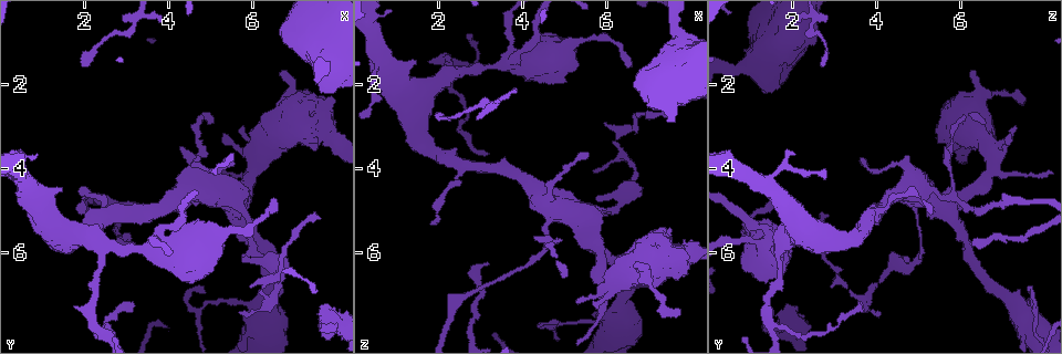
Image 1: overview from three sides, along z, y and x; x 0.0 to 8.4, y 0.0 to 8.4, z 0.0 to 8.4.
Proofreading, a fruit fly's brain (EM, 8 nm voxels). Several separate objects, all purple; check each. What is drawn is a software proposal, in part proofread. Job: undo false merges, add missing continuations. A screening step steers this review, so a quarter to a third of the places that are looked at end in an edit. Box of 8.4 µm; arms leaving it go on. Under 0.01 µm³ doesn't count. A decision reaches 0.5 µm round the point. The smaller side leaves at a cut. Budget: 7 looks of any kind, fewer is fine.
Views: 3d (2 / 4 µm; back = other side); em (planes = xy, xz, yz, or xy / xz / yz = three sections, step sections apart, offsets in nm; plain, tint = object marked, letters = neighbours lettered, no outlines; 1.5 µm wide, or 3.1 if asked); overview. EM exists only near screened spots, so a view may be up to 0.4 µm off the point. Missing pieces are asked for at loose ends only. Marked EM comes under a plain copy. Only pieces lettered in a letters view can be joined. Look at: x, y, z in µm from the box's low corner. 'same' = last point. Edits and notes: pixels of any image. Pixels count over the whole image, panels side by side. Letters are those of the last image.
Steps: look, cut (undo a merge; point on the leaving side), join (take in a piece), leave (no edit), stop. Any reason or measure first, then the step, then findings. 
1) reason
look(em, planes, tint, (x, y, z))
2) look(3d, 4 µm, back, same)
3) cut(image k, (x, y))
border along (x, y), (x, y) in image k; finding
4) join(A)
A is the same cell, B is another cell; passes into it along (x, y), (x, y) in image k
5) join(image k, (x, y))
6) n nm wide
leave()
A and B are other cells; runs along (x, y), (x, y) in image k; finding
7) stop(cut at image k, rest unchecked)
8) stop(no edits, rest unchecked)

an open end
look(3d, 4 µm, back, (6.65, 1.65, 6.25))

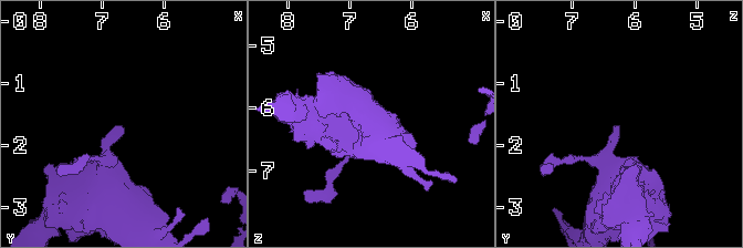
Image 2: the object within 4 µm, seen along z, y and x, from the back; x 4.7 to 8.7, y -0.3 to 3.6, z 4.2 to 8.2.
look(em, planes, letters, (6.70, 1.65, 6.25))

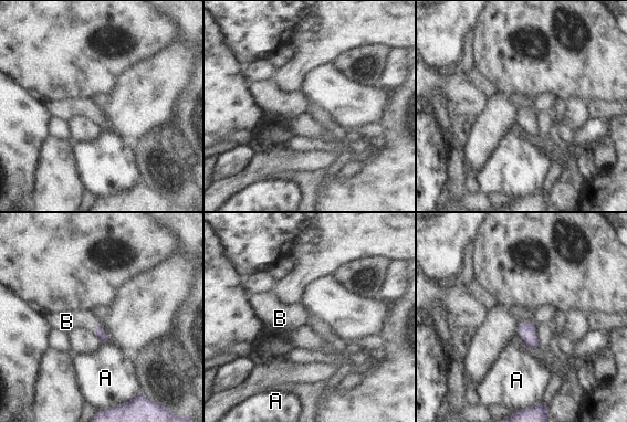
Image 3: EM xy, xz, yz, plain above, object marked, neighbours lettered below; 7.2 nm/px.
join(B)
B is the same cell, A is another cell; passes into it along (100, 330), (96, 327), (66, 322) in image 3; it goes on there

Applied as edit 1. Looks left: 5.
see it whole again
look(overview)

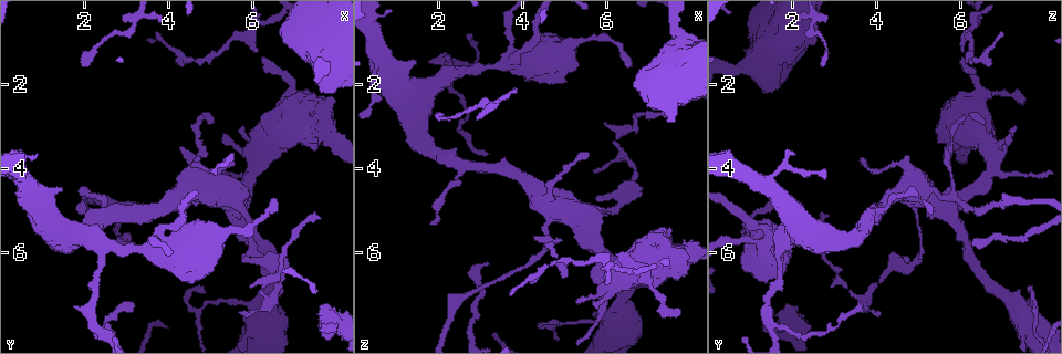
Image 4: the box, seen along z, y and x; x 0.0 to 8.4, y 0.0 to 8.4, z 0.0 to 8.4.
sharp bend
look(em, planes, letters, (2.15, 7.70, 1.50))

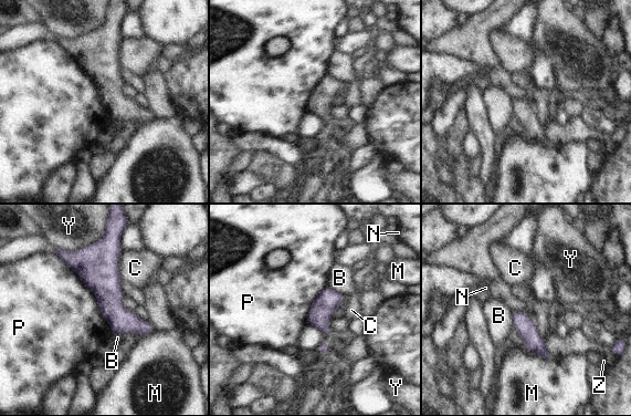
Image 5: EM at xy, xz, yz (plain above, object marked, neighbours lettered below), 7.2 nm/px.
leave()
B, C, M, N, P, Y and Z are other cells; border along (54, 251), (94, 294), (112, 332) in image 5; all the same neuron

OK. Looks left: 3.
three-way junction
look(em, planes, tint, (2.55, 5.00, 3.90))

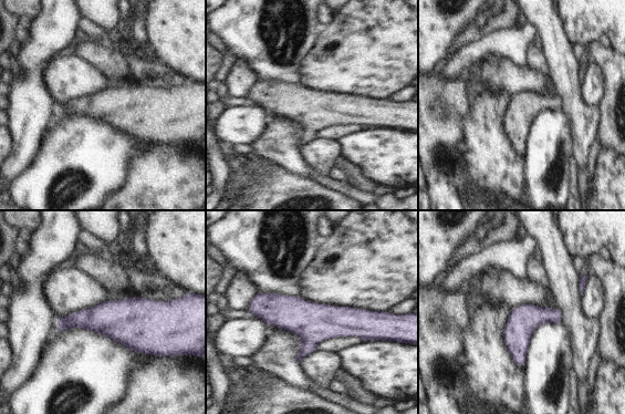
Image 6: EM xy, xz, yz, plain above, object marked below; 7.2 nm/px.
what lies round it
look(em, planes, letters, same)

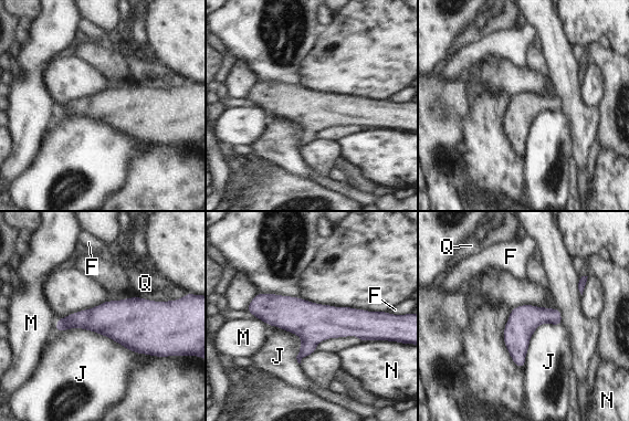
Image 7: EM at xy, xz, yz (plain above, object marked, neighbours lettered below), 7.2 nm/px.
220 nm wide
leave()
F, J, M, N and Q are other cells; border along (54, 329), (94, 330), (155, 356) in image 7; all the same neuron

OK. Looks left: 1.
stop(join at image 3, rest unchecked)

